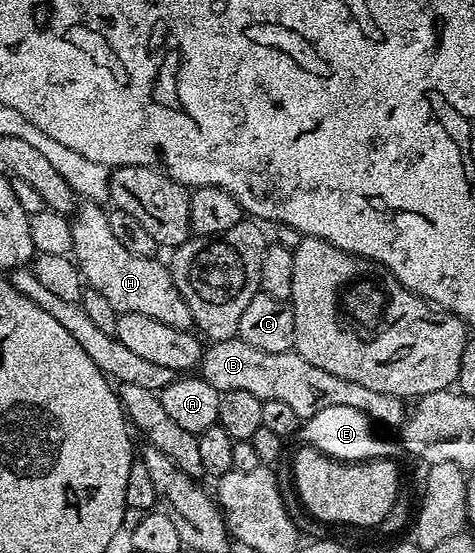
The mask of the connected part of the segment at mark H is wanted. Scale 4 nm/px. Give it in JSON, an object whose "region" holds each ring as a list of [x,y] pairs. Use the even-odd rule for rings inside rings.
{"region":[[[82,202],[77,205],[72,216],[72,242],[74,251],[72,259],[78,265],[83,281],[89,287],[100,290],[108,302],[119,313],[131,312],[144,314],[148,318],[156,318],[168,326],[190,328],[192,321],[190,311],[180,294],[176,290],[174,280],[170,276],[170,269],[158,258],[137,256],[132,254],[112,234],[110,217],[107,209],[100,204]]]}

